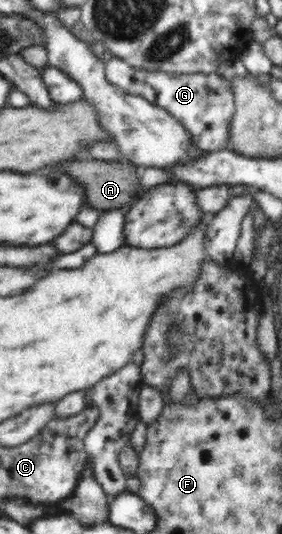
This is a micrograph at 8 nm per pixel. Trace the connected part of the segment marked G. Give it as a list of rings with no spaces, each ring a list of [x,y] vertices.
[[[113,56],[105,63],[107,80],[122,91],[142,96],[168,112],[184,131],[188,131],[189,145],[206,155],[210,152],[231,149],[231,121],[235,115],[235,94],[231,82],[214,73],[166,73],[132,67],[123,58]]]

